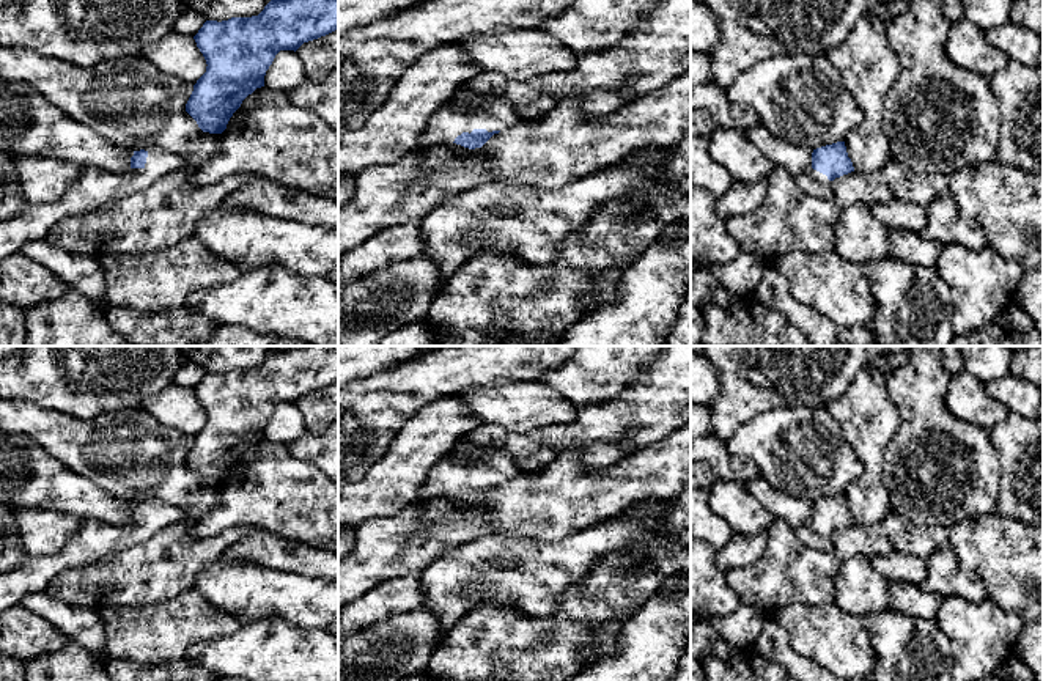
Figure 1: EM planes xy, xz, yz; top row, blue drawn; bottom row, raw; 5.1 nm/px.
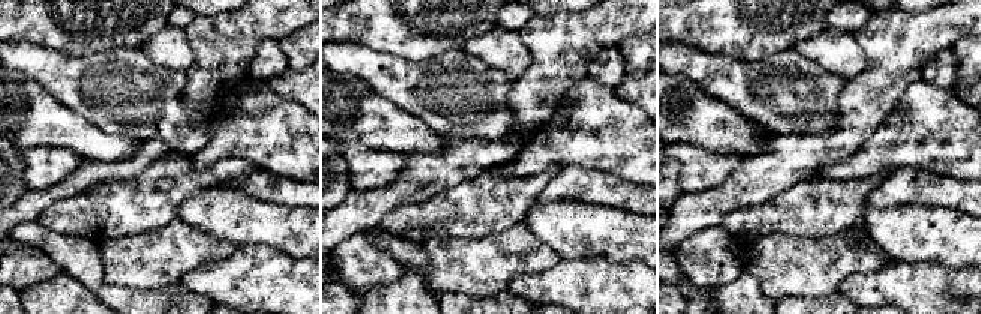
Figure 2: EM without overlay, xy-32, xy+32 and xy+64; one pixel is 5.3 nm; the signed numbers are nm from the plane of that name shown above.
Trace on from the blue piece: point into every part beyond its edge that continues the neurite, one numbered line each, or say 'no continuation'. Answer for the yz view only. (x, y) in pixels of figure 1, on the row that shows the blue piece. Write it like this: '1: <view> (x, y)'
1: yz (812, 181)

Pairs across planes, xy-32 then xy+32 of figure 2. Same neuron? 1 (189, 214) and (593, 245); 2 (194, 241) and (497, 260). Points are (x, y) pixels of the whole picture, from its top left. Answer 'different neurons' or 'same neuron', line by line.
1: same neuron
2: same neuron

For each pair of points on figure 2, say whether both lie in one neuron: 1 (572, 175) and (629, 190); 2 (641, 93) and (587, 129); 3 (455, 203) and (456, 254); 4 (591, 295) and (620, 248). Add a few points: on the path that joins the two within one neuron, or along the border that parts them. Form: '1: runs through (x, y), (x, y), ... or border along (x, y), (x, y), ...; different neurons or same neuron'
1: runs through (585, 185), (615, 190); same neuron
2: border along (612, 89), (641, 110); different neurons
3: border along (491, 235), (479, 238), (429, 236), (422, 242); different neurons
4: border along (578, 257), (605, 257), (618, 263), (641, 263); different neurons

